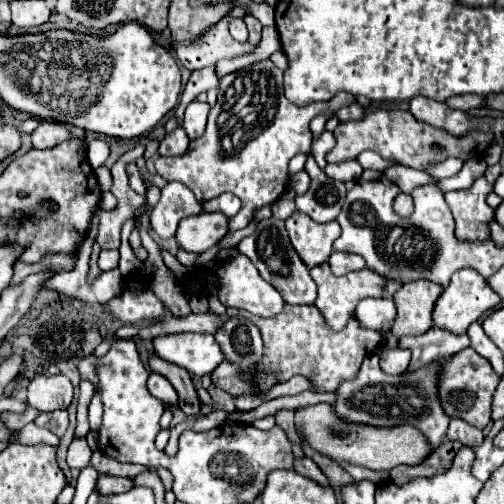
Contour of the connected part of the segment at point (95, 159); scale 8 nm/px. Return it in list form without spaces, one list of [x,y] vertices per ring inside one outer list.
[[[100,139],[91,140],[88,143],[88,162],[92,169],[96,169],[104,164],[110,154],[108,144]]]

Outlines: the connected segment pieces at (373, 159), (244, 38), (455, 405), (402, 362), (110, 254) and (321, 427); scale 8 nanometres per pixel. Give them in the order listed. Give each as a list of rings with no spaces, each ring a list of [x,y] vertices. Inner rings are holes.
[[[362,152],[362,154],[358,156],[358,162],[362,164],[364,170],[378,170],[378,172],[382,172],[382,170],[386,170],[390,164],[394,164],[394,162],[390,162],[390,160],[380,158],[376,152]]]
[[[234,18],[230,22],[230,34],[236,42],[242,42],[242,44],[248,42],[248,30],[246,30],[246,24],[244,24],[242,18]]]
[[[464,348],[462,352],[454,354],[450,360],[442,364],[442,372],[438,374],[436,384],[438,400],[450,418],[462,418],[468,424],[482,430],[490,422],[490,402],[498,382],[500,376],[492,370],[492,364],[472,348]]]
[[[396,348],[396,350],[384,350],[380,354],[380,368],[386,374],[402,374],[410,364],[410,350]]]
[[[102,250],[100,252],[100,258],[98,258],[98,264],[102,270],[112,270],[118,266],[118,250]]]
[[[328,402],[304,406],[296,412],[296,428],[308,440],[308,444],[320,452],[322,456],[334,462],[346,462],[354,466],[364,466],[370,470],[392,470],[400,464],[418,464],[424,460],[432,448],[428,446],[426,438],[414,426],[396,426],[396,428],[378,428],[378,426],[364,426],[364,424],[346,424],[346,420],[338,420],[334,416],[334,408]]]

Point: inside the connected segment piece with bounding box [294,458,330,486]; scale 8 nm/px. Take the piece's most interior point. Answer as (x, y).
(305, 466)

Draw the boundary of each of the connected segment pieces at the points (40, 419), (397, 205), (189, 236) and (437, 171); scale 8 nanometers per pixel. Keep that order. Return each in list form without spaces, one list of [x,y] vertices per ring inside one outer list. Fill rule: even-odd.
[[[54,410],[54,412],[40,412],[34,420],[36,426],[46,428],[50,432],[54,432],[58,438],[66,432],[68,428],[68,412],[66,410]]]
[[[396,196],[394,200],[394,210],[398,212],[398,216],[410,216],[410,212],[414,210],[412,206],[414,202],[410,200],[410,196]]]
[[[200,212],[198,216],[190,216],[182,220],[176,232],[178,246],[186,252],[206,252],[214,244],[218,244],[228,232],[228,218],[224,214]]]
[[[448,158],[448,160],[440,162],[440,164],[434,164],[428,172],[432,176],[436,176],[436,178],[450,178],[450,176],[456,176],[460,172],[460,168],[462,168],[460,158]]]

